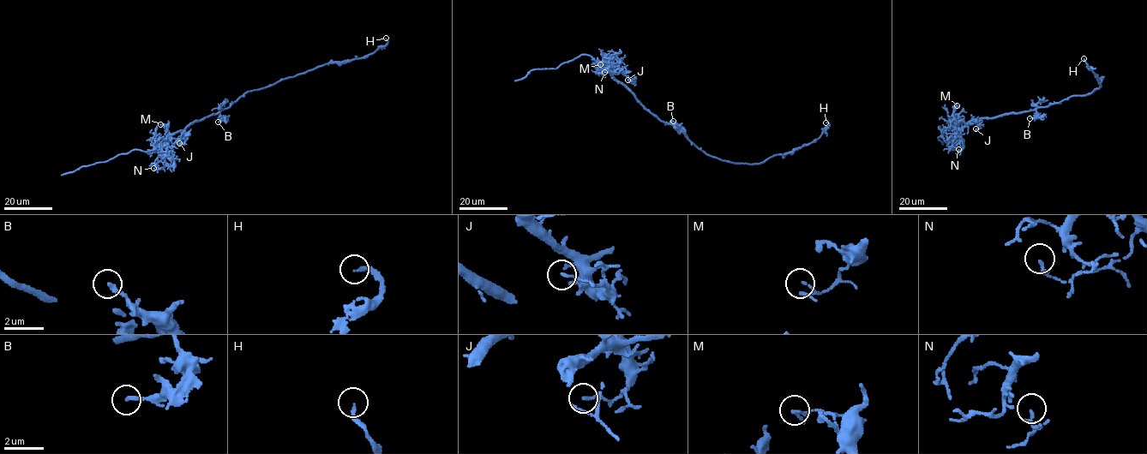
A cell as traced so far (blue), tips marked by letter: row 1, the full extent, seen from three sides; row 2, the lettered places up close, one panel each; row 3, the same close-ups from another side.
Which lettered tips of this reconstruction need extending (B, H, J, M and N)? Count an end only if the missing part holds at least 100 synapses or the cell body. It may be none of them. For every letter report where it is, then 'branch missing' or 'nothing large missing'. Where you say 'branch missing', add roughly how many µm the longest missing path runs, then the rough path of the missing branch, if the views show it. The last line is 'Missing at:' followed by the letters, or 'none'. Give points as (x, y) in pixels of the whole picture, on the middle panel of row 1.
B: (673, 121) | nothing large missing
H: (825, 122) | nothing large missing
J: (627, 80) | nothing large missing
M: (600, 64) | nothing large missing
N: (604, 72) | nothing large missing
Missing at: none

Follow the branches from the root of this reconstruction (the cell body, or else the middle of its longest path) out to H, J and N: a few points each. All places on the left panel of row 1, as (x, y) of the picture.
H: (219, 112), (228, 108), (248, 92), (270, 86), (325, 64), (367, 56), (386, 44), (386, 38)
J: (219, 112), (171, 133), (164, 146), (172, 146), (183, 136), (184, 140), (179, 143)
N: (219, 112), (170, 134), (164, 146), (165, 166), (157, 170), (153, 168)

